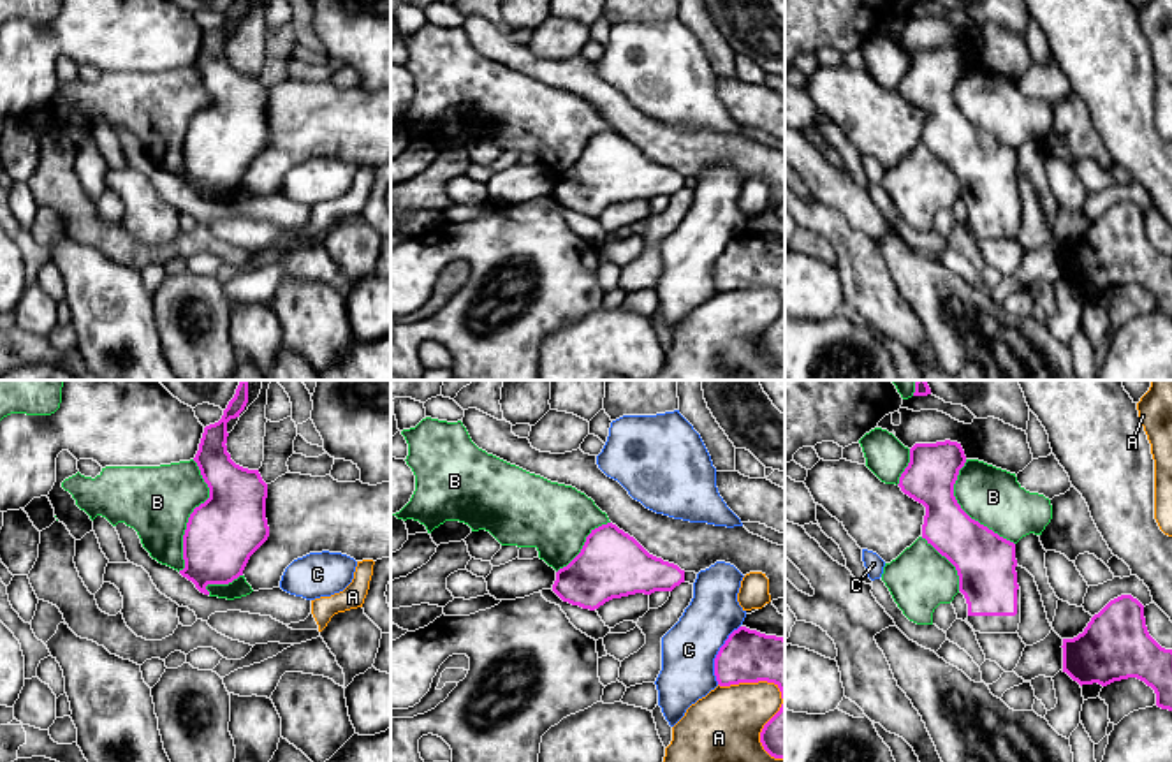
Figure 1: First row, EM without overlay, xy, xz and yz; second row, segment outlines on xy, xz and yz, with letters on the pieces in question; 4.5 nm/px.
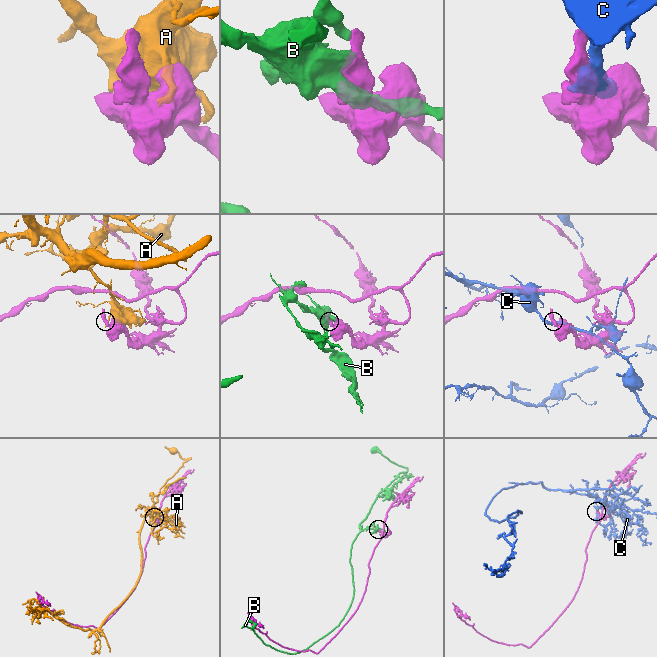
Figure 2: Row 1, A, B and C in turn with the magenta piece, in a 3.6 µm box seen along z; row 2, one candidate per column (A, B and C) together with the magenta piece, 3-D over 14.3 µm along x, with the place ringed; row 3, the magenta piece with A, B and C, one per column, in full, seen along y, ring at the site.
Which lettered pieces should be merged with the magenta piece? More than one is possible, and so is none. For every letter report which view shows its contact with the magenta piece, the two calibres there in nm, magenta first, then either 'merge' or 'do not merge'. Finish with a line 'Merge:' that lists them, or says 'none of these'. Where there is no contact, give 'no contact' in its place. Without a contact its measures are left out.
A: meets magenta in xz; 240 nm thick on the magenta side, 280 nm on the other; do not merge
B: meets magenta in xy; 320 nm thick on the magenta side, 320 nm on the other; do not merge
C: meets magenta in xz; 240 nm thick on the magenta side, 260 nm on the other; do not merge
Merge: none of these

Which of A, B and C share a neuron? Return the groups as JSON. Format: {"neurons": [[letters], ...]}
{"neurons": [["A"], ["B"], ["C"]]}

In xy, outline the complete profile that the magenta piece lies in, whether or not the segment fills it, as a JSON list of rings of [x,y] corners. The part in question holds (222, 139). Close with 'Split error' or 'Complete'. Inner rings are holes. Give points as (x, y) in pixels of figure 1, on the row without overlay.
[[[234,0],[218,28],[204,33],[194,63],[209,104],[194,114],[183,141],[183,183],[209,201],[208,190],[229,190],[267,146],[267,90],[259,76],[236,70],[227,58],[227,28],[239,23],[248,0]]]. Complete

